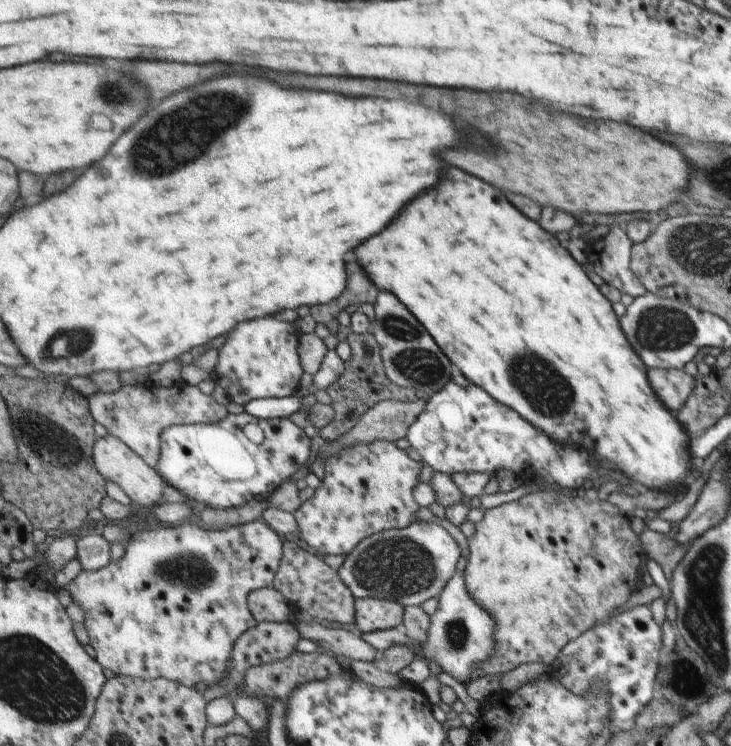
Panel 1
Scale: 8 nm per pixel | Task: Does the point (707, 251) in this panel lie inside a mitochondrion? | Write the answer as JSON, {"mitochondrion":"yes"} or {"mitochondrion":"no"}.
{"mitochondrion":"yes"}

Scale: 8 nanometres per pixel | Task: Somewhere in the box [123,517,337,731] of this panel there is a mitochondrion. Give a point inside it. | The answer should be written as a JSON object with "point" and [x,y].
{"point":[193,572]}

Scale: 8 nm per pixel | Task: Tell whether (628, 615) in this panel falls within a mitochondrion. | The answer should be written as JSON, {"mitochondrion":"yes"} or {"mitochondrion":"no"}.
{"mitochondrion":"no"}

